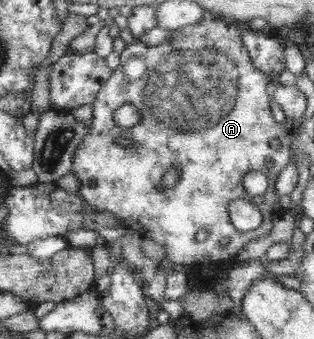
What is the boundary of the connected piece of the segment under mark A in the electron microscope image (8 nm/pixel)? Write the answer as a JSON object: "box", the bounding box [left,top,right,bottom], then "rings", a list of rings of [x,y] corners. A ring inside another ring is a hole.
{"box":[71,16,291,289],"rings":[[[208,16],[196,25],[186,26],[174,32],[173,40],[168,45],[148,47],[143,41],[138,41],[138,43],[134,42],[127,46],[120,55],[120,66],[112,73],[110,79],[104,83],[104,87],[97,93],[98,95],[95,103],[92,104],[92,123],[86,127],[86,133],[84,133],[82,141],[80,141],[80,145],[76,147],[74,157],[72,157],[71,172],[73,175],[76,175],[80,181],[81,185],[78,195],[85,201],[87,207],[95,211],[110,211],[110,213],[114,213],[120,221],[132,225],[132,229],[139,231],[142,238],[153,239],[164,245],[167,249],[167,258],[175,265],[175,271],[187,274],[189,283],[192,285],[193,289],[197,289],[202,283],[210,281],[210,279],[214,277],[214,273],[222,270],[222,263],[238,255],[240,249],[242,249],[250,239],[268,233],[270,227],[272,227],[272,221],[280,215],[274,212],[274,203],[276,203],[276,199],[278,199],[278,194],[276,194],[275,190],[275,182],[278,175],[284,170],[284,167],[287,167],[289,164],[291,138],[289,134],[284,132],[284,128],[280,126],[280,123],[274,121],[274,117],[271,115],[270,97],[268,97],[268,91],[266,91],[269,81],[269,79],[267,79],[268,75],[259,72],[259,70],[254,67],[253,62],[248,56],[248,51],[246,51],[242,44],[242,35],[243,33],[236,27],[236,23],[228,23],[224,21],[224,19]],[[118,137],[128,139],[131,143],[126,146],[115,145],[115,140]],[[266,157],[274,159],[274,165],[272,165],[272,167],[266,167],[266,165],[264,165],[264,159],[266,159]],[[172,169],[180,174],[178,182],[174,187],[170,187],[170,189],[158,189],[162,177]],[[248,171],[260,171],[266,175],[269,187],[262,195],[253,196],[244,190],[242,179]],[[234,200],[248,201],[256,205],[258,210],[260,210],[262,221],[260,221],[260,224],[256,228],[248,231],[240,231],[234,227],[229,214],[229,205],[231,201]],[[204,229],[206,230],[206,239],[203,242],[198,242],[196,240],[196,233]],[[224,237],[228,237],[229,241],[223,246],[220,244],[220,241],[222,241]]]}

